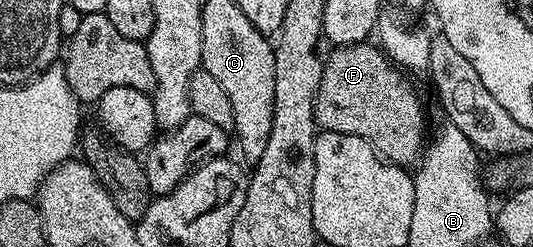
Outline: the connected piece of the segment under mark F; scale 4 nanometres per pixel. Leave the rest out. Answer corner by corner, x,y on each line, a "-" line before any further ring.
373,42
337,46
332,51
324,61
321,85
315,94
313,117
318,129
363,138
391,164
416,165
427,144
425,112
397,64

